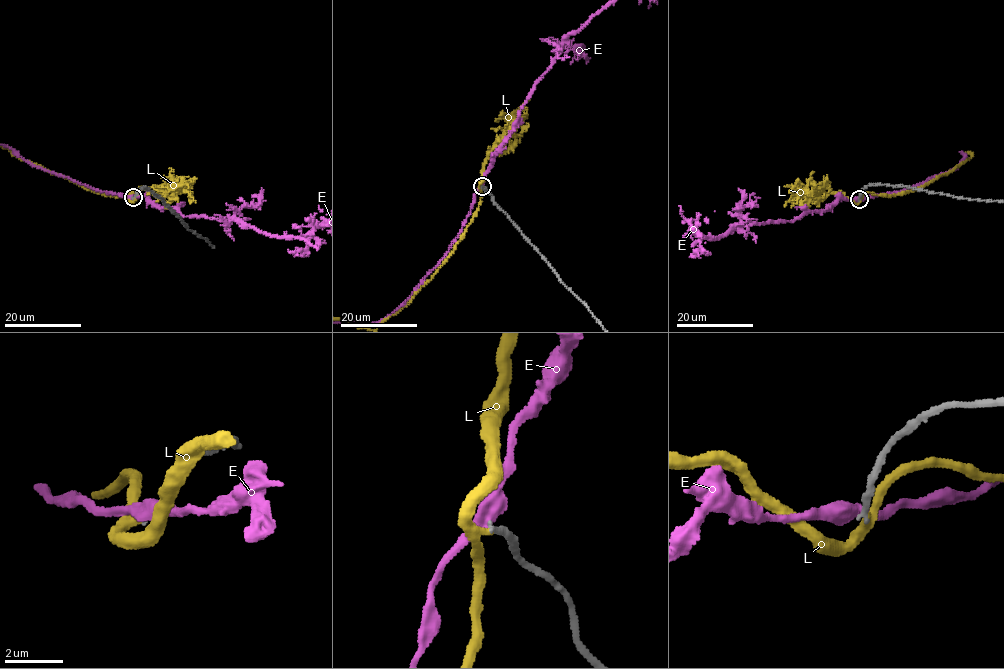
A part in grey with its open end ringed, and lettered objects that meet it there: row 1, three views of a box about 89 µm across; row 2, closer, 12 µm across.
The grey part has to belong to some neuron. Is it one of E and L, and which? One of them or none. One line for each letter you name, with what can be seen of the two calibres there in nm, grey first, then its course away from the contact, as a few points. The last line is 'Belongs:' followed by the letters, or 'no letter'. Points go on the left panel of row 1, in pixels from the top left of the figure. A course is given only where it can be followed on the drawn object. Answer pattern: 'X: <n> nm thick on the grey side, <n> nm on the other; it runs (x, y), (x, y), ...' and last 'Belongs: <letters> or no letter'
Belongs: no letter

